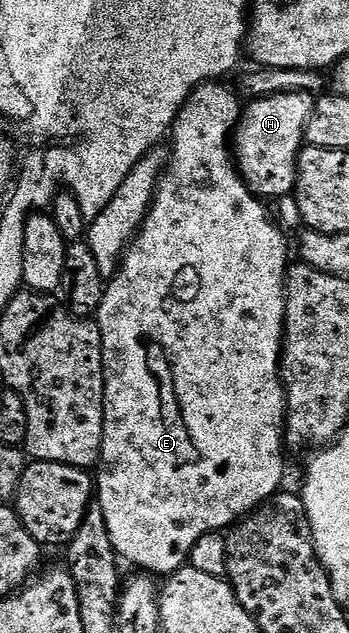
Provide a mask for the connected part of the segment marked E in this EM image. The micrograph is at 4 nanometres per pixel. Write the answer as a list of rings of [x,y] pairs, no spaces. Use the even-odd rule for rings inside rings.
[[[221,81],[202,83],[189,94],[185,106],[177,114],[171,132],[173,148],[168,148],[168,162],[157,181],[153,203],[141,222],[141,230],[125,248],[117,271],[108,280],[95,314],[97,328],[101,330],[101,352],[105,366],[105,420],[99,470],[95,475],[95,503],[103,509],[103,517],[107,517],[107,533],[111,533],[111,545],[117,550],[118,556],[154,577],[168,577],[186,566],[191,549],[199,537],[212,531],[224,532],[230,525],[244,519],[249,512],[256,511],[282,490],[281,482],[285,479],[287,436],[285,387],[281,383],[281,349],[285,338],[285,276],[291,258],[285,235],[273,224],[265,208],[268,206],[249,190],[237,172],[231,150],[231,133],[237,130],[237,122],[241,119],[243,99],[236,90],[233,92],[223,84]]]

